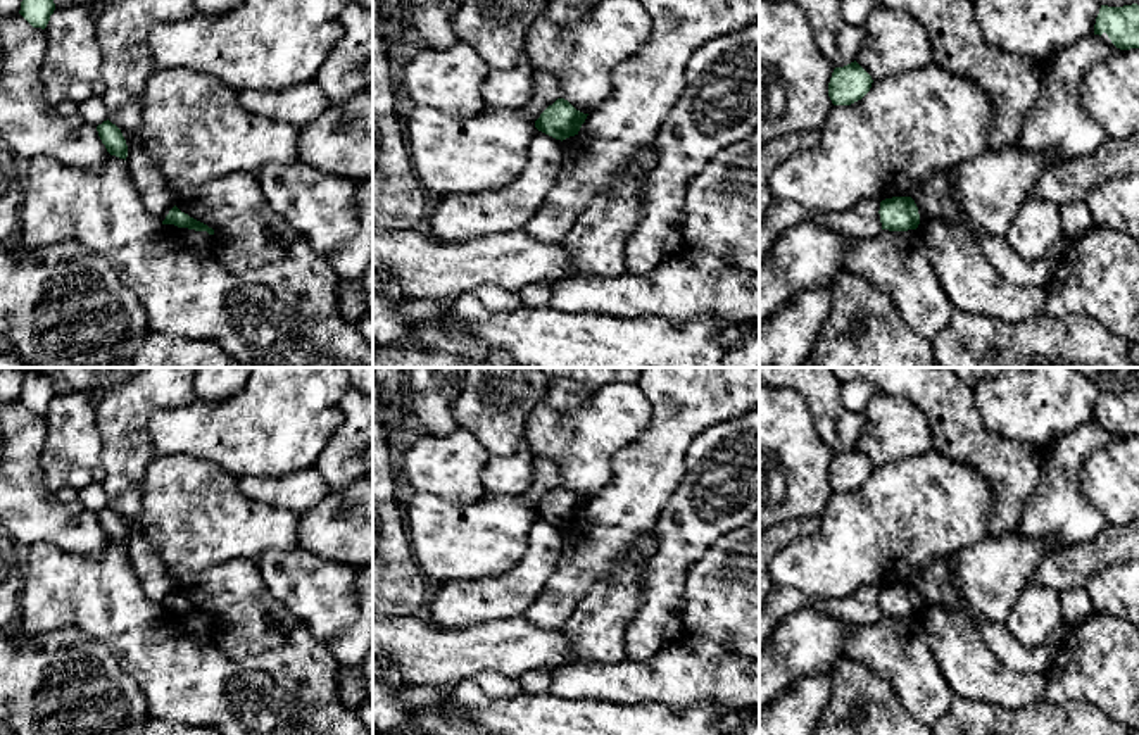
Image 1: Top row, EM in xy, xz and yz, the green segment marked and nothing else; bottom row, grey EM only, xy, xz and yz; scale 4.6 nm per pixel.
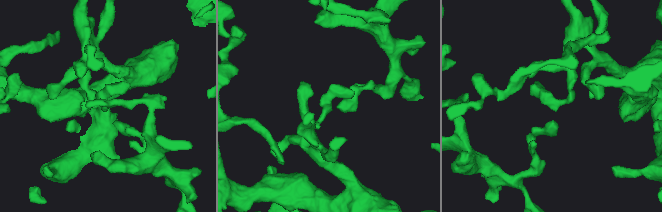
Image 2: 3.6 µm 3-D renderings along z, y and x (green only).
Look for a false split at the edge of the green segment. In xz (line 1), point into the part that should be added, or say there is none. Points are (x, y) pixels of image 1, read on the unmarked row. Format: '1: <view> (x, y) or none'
1: none

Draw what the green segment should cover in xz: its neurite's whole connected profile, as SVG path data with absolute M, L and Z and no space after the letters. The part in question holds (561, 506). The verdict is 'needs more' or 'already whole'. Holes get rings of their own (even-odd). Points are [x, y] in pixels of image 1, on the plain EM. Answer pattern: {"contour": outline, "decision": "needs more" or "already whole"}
{"contour": "M557 485L535 507L535 514L556 526L578 521L588 500L576 497L568 487Z", "decision": "already whole"}

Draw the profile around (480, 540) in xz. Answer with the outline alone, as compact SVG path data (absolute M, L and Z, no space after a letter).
M411 493L406 521L423 576L442 585L513 569L528 549L537 514L518 497L485 497L457 507L430 493Z

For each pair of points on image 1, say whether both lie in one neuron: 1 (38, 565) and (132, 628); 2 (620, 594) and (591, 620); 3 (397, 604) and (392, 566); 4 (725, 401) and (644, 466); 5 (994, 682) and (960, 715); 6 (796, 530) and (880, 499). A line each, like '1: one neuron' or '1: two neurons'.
1: one neuron
2: one neuron
3: one neuron
4: one neuron
5: two neurons
6: two neurons

